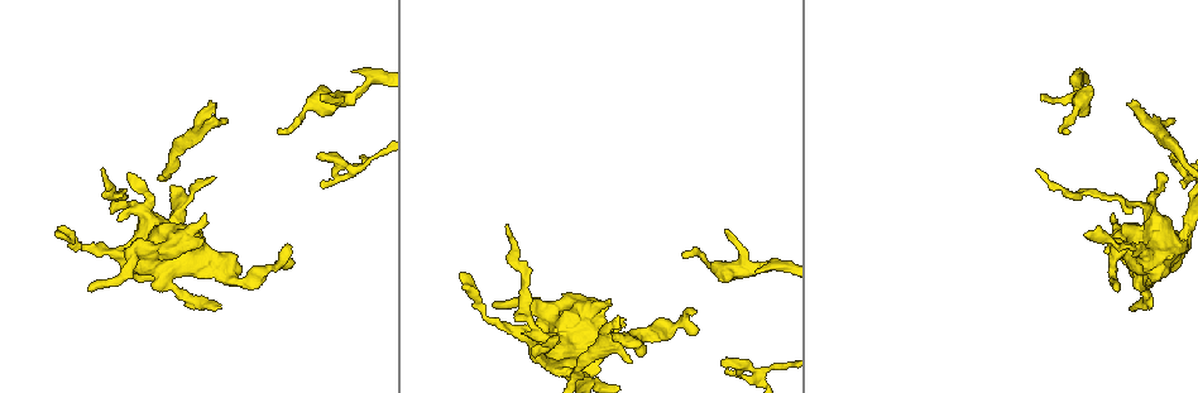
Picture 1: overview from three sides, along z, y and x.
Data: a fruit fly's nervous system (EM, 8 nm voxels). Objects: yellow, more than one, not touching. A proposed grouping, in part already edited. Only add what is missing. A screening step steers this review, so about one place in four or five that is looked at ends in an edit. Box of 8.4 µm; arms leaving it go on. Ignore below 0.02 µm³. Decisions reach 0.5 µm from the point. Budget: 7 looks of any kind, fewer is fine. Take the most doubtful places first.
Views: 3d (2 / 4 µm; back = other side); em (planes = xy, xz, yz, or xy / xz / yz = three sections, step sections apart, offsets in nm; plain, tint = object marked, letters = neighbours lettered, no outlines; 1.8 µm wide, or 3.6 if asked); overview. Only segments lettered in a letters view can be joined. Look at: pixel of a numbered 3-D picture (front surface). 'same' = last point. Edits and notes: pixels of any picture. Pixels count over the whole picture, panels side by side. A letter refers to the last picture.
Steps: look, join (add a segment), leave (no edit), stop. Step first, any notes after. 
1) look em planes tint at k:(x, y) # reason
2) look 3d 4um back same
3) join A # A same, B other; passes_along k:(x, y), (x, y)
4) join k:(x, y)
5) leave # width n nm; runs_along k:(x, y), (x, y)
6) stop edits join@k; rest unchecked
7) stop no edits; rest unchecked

look 3d 4um back at 1:(212, 102) # free end

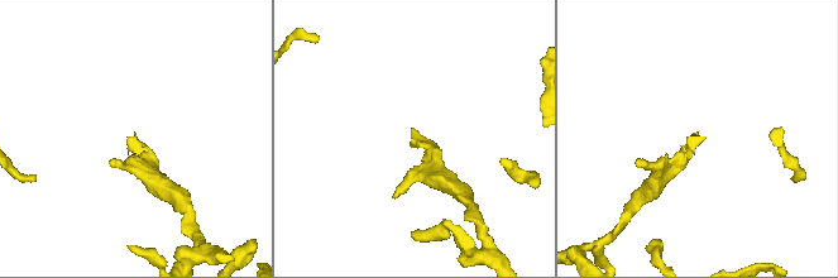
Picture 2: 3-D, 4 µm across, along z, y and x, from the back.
look em planes letters at 2:(130, 140) # need the tissue

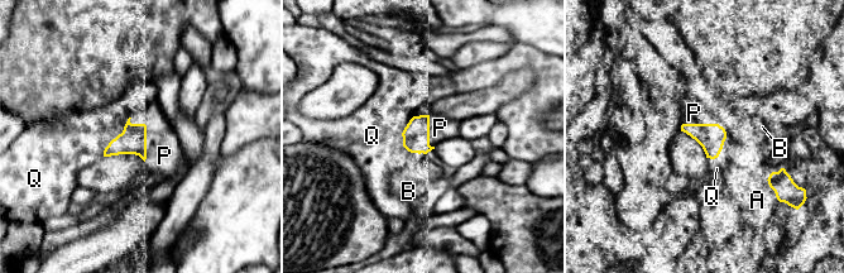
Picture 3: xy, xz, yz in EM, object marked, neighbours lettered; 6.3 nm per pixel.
join P # width 170 nm; longest_contact P 300 nm; A other, B other, P same, Q other; it goes on there

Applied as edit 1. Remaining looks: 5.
look 3d 2um at 1:(624, 319) # an open end

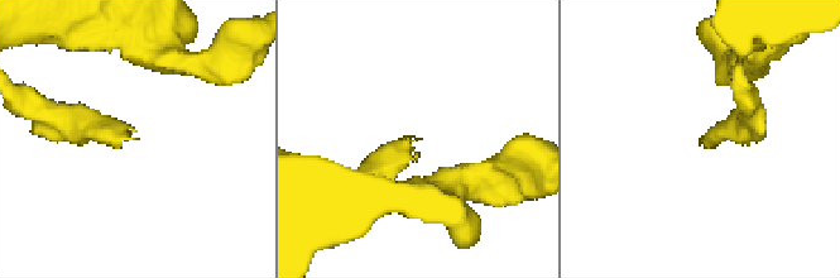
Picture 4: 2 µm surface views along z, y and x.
look em planes plain at 4:(417, 139)

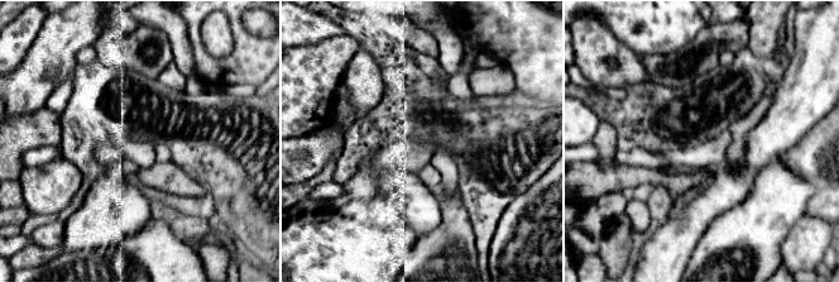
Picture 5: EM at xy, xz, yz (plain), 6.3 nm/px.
look em planes letters same

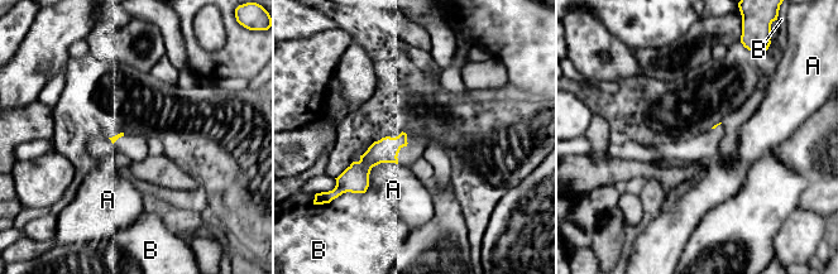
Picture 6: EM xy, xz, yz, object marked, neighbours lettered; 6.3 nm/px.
leave # A other, B other; runs_along 6:(403, 136), (362, 169), (362, 188); no lettered segment goes on from it

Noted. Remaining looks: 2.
look 3d 2um at 1:(561, 293) # an open end

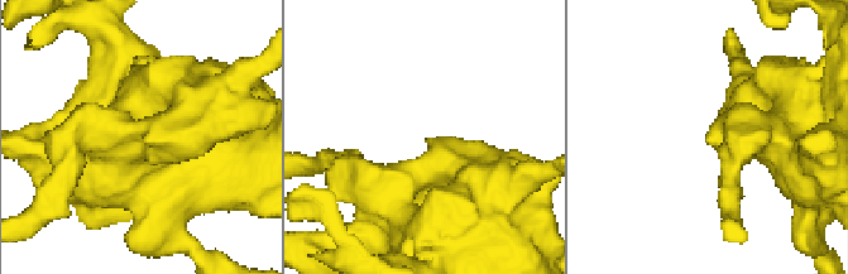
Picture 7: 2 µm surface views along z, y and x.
look em planes letters at 7:(142, 141)

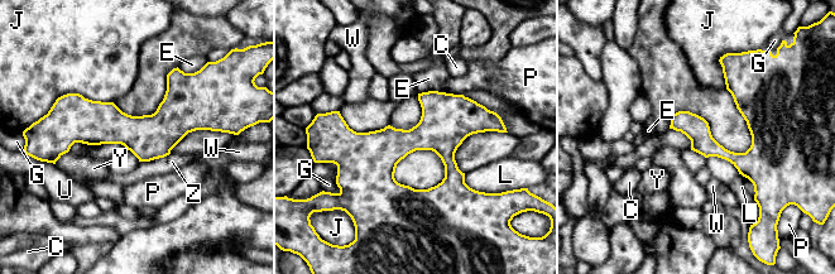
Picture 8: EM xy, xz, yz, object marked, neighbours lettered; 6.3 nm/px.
leave # C other, E other, G other, J other, L other, P other, U other, W other, Y other, Z other; runs_along 8:(207, 123), (57, 130); none of them fits

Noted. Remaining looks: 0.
stop edits join@3; rest unchecked

